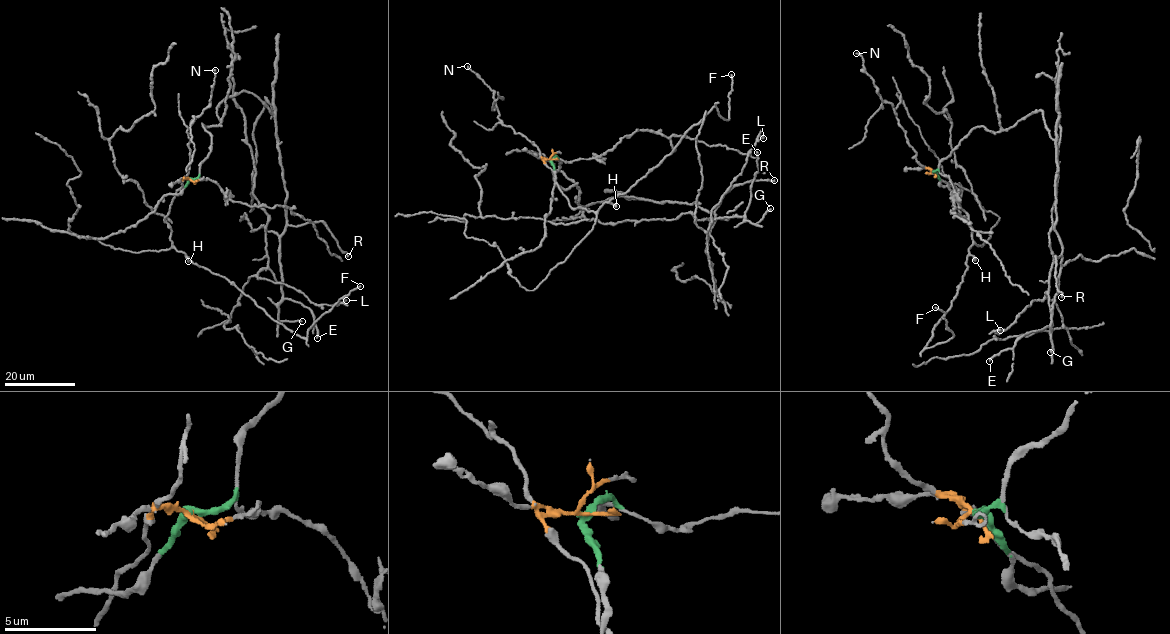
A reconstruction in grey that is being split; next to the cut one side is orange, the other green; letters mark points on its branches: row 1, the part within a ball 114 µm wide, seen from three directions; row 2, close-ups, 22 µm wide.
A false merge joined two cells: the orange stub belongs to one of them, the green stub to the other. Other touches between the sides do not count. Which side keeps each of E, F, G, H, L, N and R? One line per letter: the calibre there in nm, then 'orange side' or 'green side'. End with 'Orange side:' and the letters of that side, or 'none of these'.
E: 200 nm thick; green side
F: 180 nm thick; orange side
G: 200 nm thick; green side
H: 500 nm thick; orange side
L: 400 nm thick; green side
N: 220 nm thick; orange side
R: 200 nm thick; green side
Orange side: F, H, N

